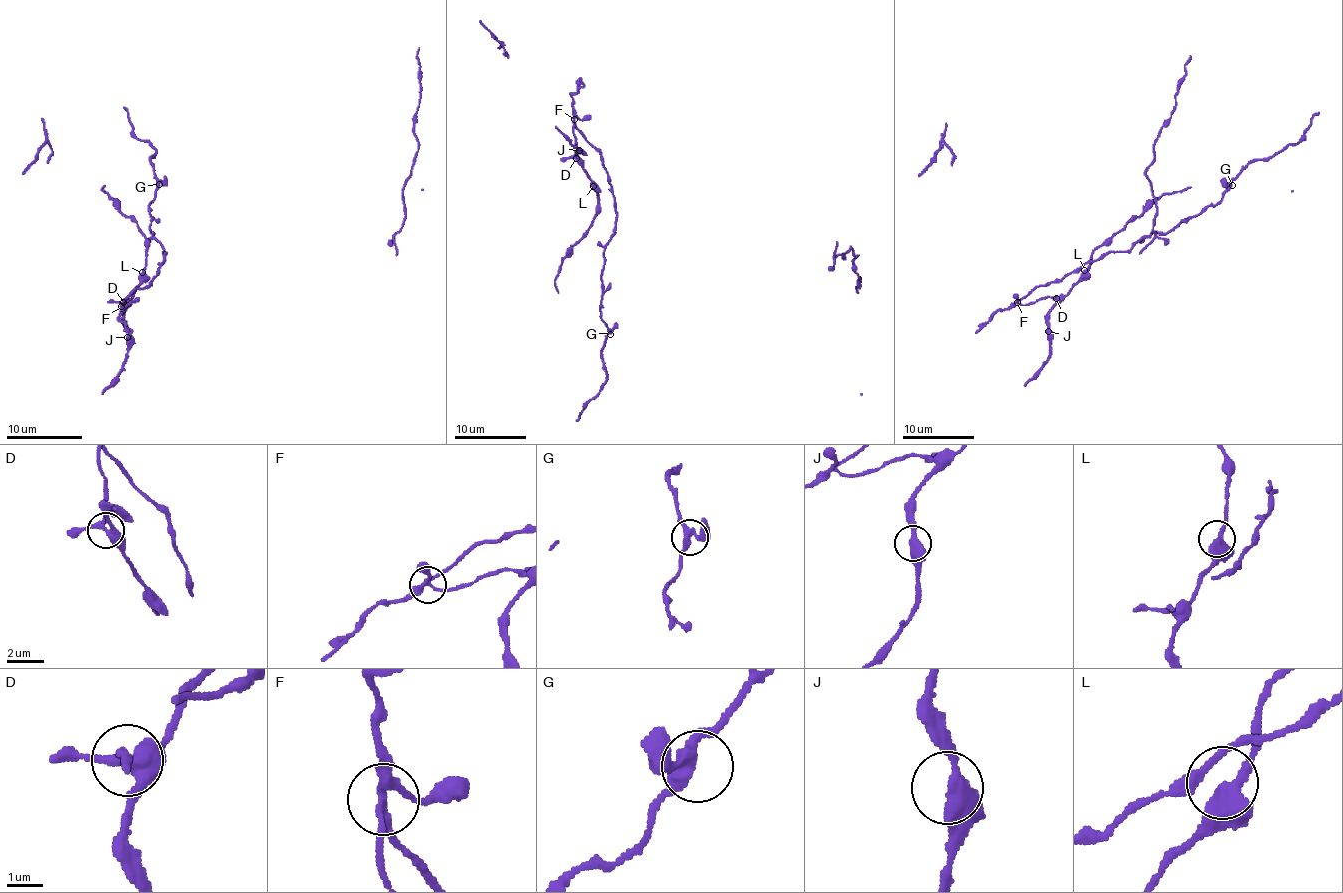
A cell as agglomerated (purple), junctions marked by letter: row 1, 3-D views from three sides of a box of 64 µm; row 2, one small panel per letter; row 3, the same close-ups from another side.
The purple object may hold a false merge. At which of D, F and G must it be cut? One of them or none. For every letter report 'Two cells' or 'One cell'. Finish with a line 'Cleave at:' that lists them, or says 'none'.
D: Two cells
F: One cell
G: One cell
Cleave at: D

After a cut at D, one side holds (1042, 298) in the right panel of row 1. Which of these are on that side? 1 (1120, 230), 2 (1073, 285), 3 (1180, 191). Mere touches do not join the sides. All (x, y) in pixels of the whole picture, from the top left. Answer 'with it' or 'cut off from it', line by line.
1: cut off from it
2: cut off from it
3: cut off from it

